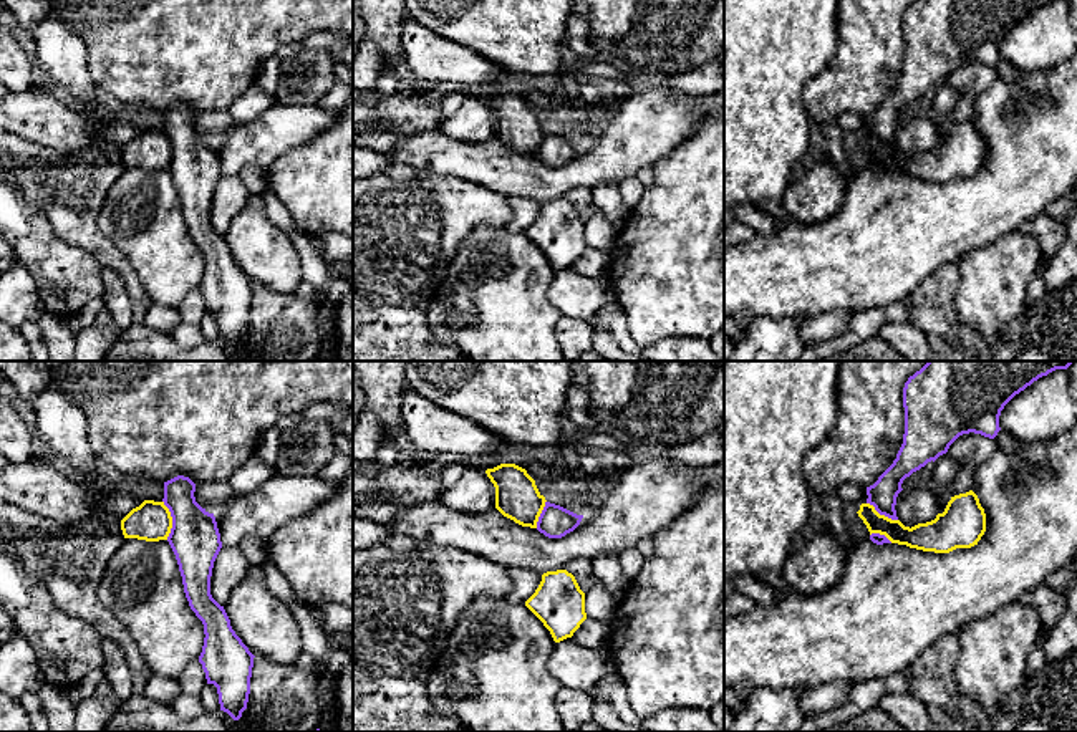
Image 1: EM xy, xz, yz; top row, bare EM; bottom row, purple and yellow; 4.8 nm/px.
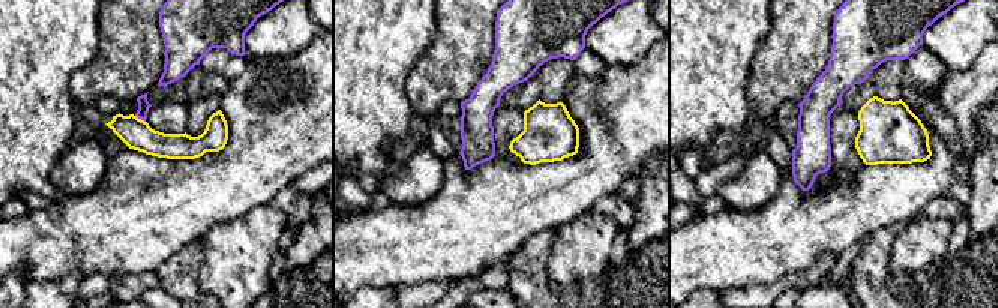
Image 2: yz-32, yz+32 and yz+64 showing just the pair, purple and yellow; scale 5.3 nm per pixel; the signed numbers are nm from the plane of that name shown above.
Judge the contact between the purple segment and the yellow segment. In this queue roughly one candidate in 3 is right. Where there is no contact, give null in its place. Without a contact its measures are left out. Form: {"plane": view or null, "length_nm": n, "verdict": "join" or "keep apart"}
{"plane": "xy", "length_nm": 190, "verdict": "keep apart"}

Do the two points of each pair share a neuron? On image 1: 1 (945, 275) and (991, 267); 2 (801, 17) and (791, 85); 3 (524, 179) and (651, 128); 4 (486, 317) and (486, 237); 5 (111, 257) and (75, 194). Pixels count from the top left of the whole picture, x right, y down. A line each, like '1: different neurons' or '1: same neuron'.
1: different neurons
2: same neuron
3: same neuron
4: same neuron
5: same neuron

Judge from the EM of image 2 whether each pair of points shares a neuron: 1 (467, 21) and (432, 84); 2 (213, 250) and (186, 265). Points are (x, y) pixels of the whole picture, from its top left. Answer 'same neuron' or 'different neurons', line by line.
1: same neuron
2: different neurons

